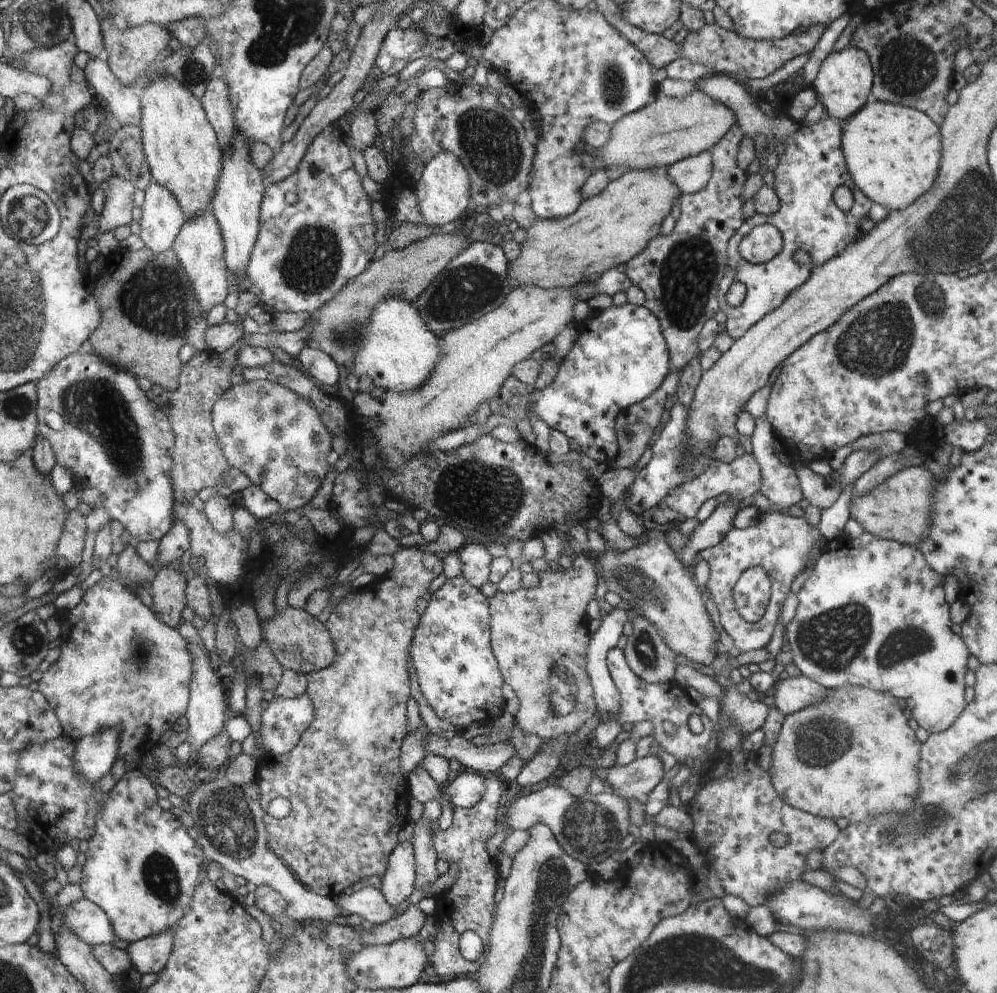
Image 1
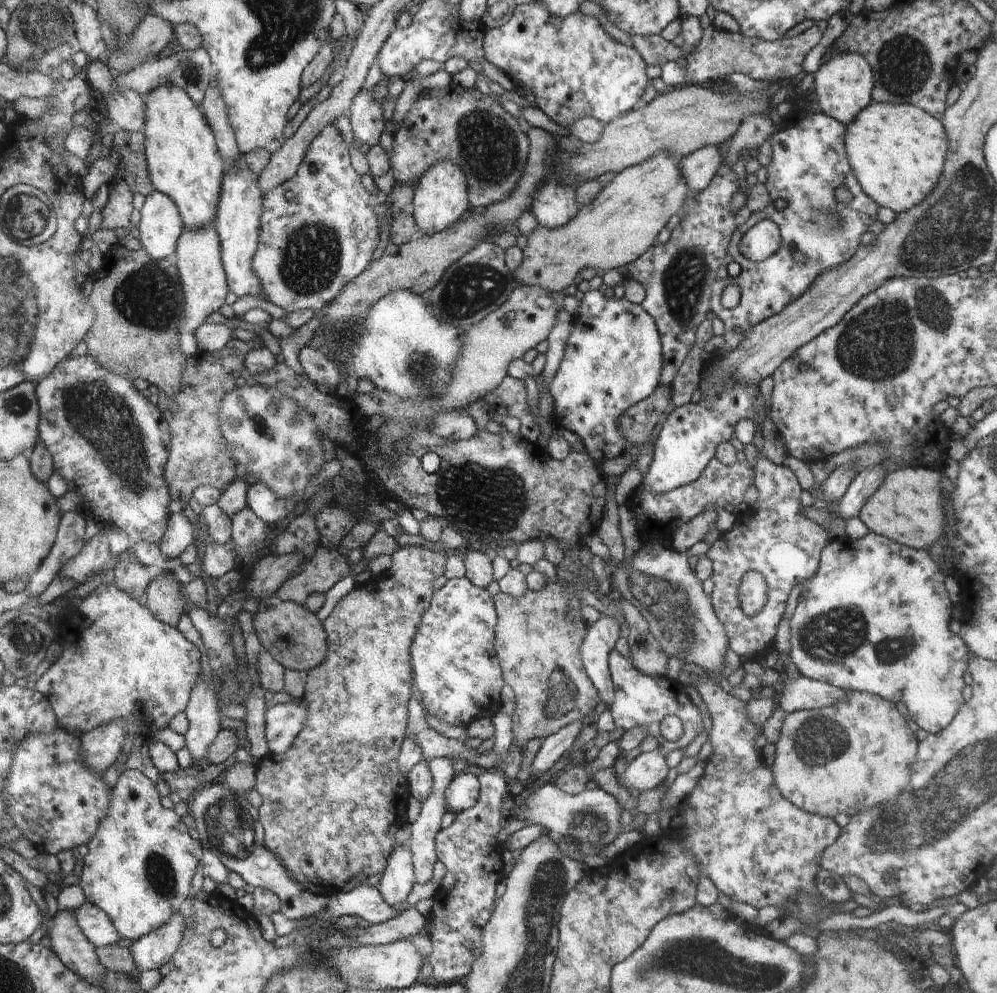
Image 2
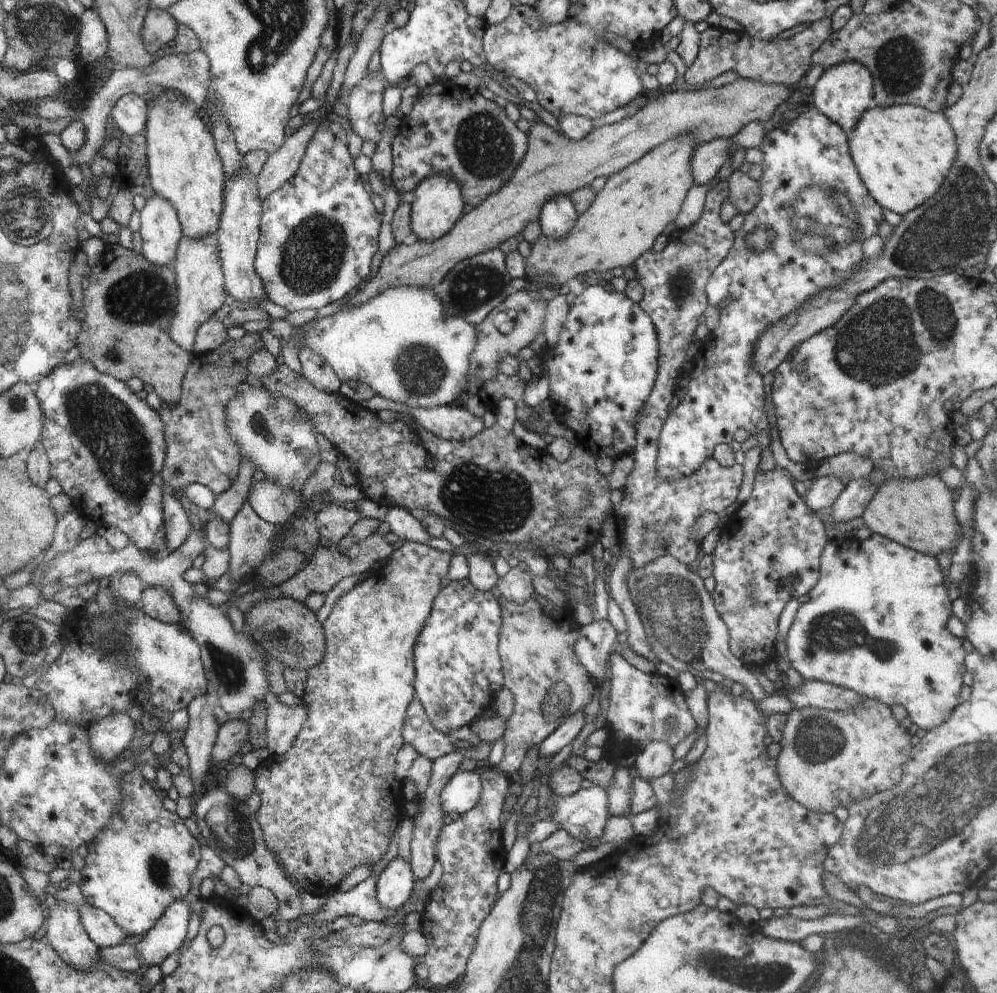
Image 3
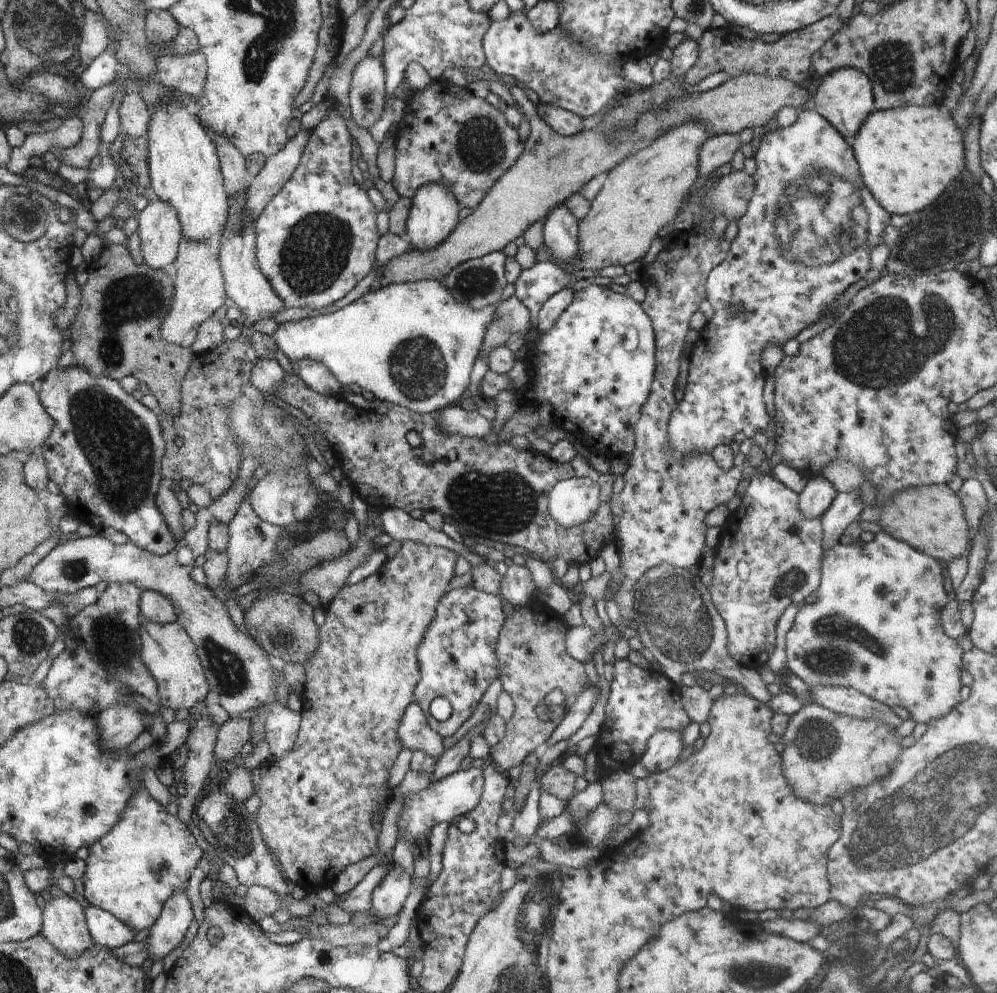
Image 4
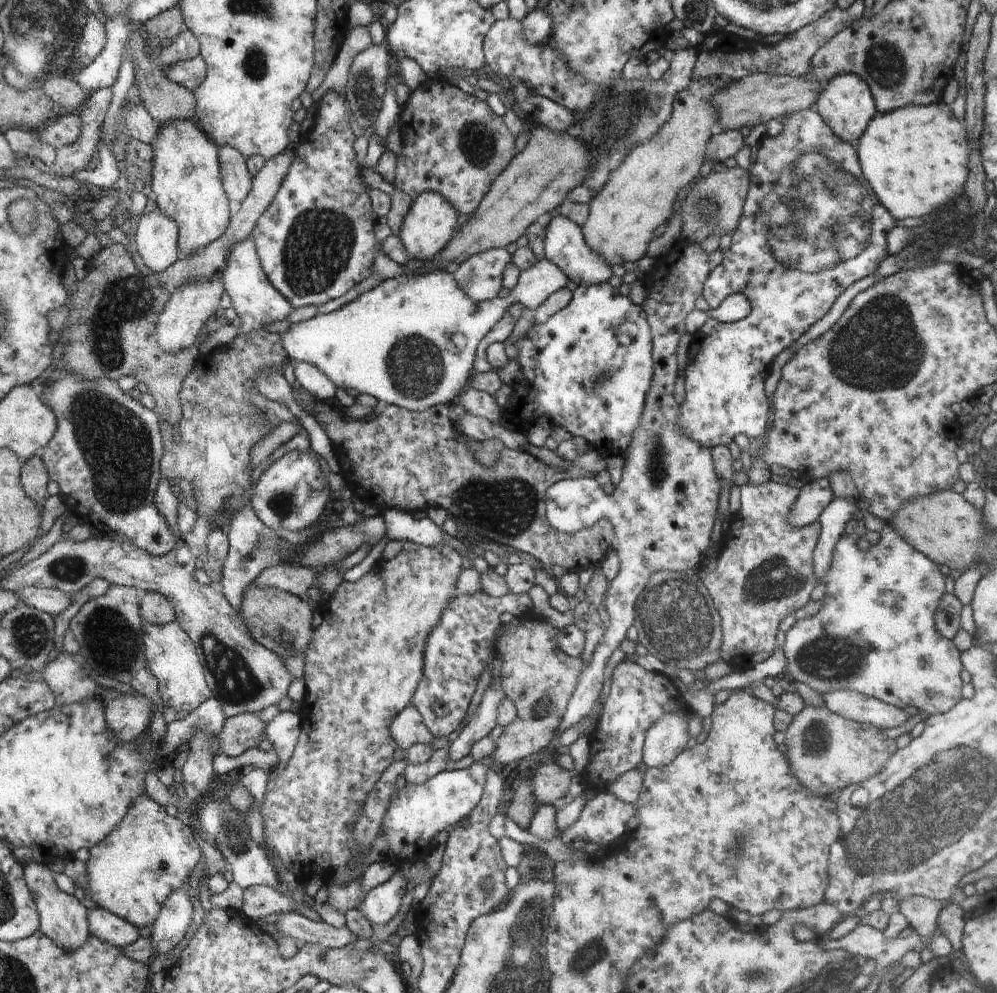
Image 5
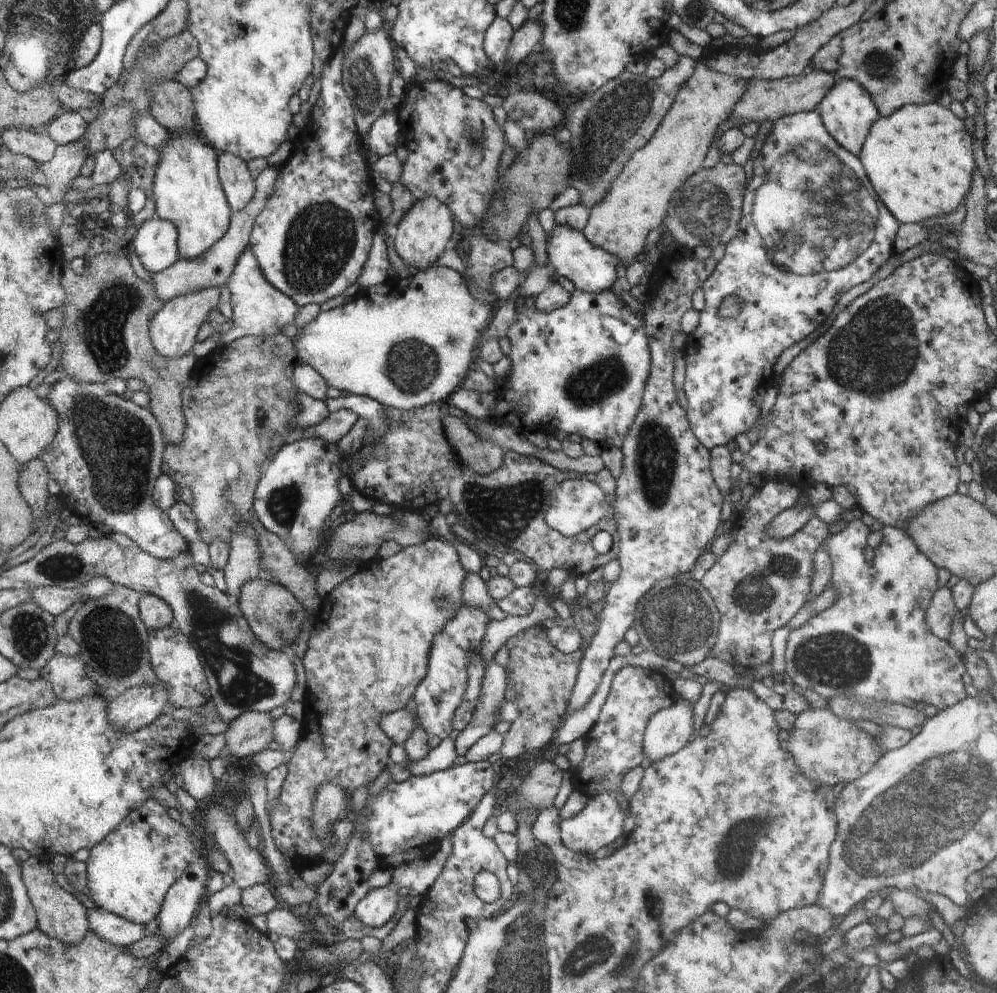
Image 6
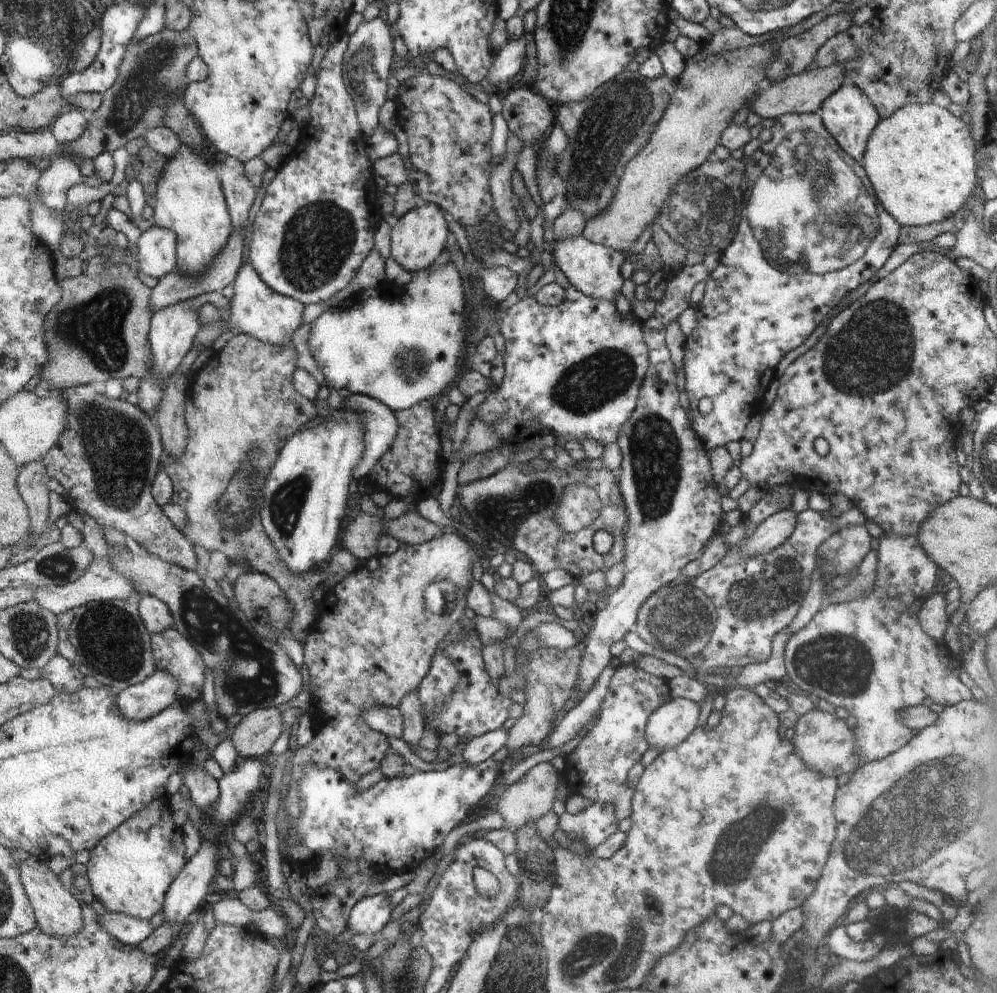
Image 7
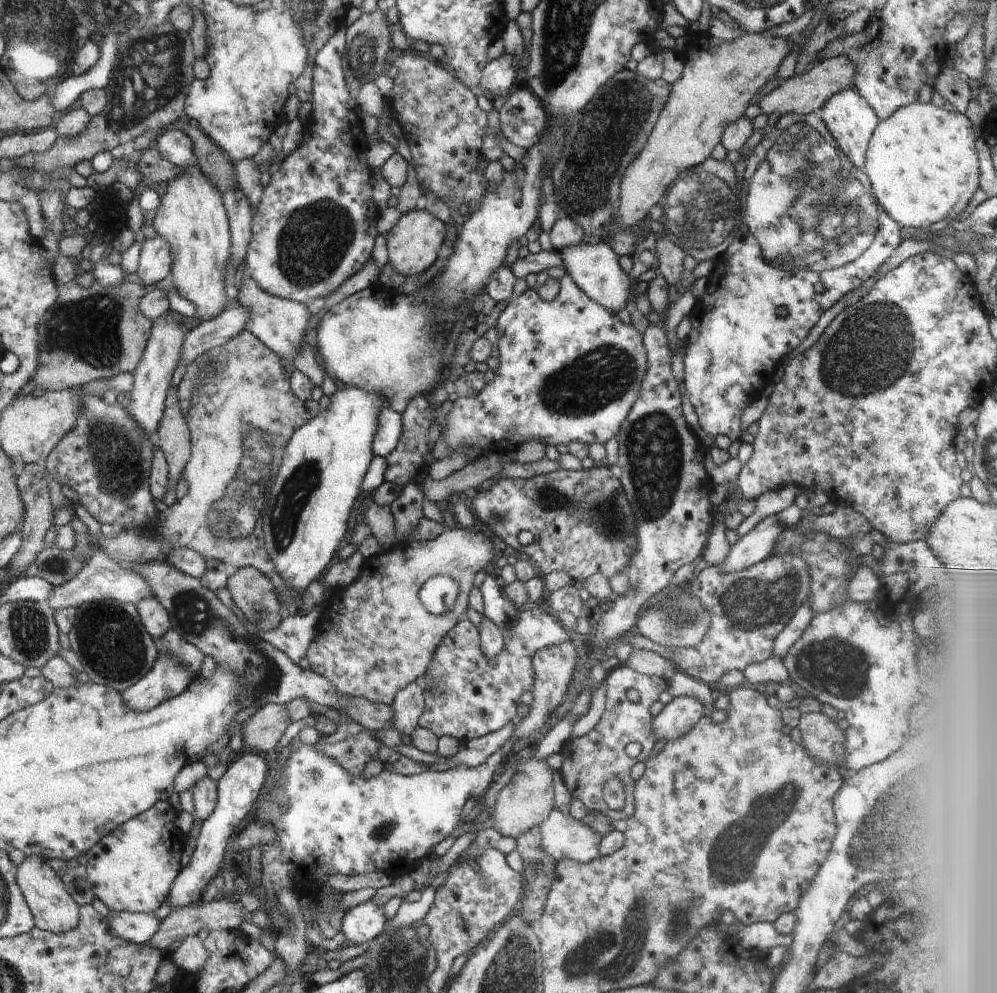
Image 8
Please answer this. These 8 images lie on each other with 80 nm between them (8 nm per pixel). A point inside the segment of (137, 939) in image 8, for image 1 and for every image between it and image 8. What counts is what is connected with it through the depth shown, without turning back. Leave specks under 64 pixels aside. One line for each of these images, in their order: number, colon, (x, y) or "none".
1: (90, 923)
2: (96, 924)
3: (101, 928)
4: (108, 931)
5: (109, 928)
6: (109, 926)
7: (130, 930)

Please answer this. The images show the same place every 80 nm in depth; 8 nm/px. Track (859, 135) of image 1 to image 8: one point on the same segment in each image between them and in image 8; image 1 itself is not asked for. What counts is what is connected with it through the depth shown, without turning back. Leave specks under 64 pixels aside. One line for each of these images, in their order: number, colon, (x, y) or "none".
2: (896, 151)
3: (902, 153)
4: (907, 156)
5: (915, 158)
6: (919, 160)
7: (921, 161)
8: (922, 161)

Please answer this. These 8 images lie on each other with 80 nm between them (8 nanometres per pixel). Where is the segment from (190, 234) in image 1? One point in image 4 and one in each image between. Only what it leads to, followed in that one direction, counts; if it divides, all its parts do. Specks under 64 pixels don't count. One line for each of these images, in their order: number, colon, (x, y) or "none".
2: (198, 254)
3: (200, 277)
4: (199, 285)

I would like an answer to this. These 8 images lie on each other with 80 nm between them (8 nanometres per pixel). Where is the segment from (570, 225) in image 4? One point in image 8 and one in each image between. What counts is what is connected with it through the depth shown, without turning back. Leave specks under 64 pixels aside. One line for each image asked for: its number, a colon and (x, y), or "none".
5: (565, 246)
6: (591, 269)
7: (594, 269)
8: (594, 267)

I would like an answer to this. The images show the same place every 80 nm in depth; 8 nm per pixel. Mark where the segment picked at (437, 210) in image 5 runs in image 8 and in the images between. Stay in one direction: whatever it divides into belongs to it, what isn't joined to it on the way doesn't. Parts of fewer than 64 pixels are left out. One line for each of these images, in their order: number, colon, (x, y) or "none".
6: (421, 236)
7: (418, 237)
8: (413, 242)

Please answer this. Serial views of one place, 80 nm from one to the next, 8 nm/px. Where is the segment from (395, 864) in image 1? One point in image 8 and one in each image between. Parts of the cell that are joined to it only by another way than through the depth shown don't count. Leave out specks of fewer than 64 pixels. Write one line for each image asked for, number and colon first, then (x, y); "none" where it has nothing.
2: (397, 880)
3: (395, 884)
4: (388, 897)
5: (381, 904)
6: (378, 906)
7: (369, 915)
8: (362, 923)

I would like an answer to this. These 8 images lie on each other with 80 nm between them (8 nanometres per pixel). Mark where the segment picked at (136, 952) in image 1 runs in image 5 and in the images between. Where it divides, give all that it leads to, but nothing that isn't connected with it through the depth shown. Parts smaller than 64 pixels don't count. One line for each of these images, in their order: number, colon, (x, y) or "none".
2: (152, 951)
3: (169, 933)
4: (164, 936)
5: (169, 929)

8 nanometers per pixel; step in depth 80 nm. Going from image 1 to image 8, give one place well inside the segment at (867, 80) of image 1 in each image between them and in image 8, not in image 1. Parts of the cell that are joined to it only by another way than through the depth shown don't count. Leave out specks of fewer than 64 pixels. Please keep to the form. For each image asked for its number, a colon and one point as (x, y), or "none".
2: (843, 86)
3: (844, 91)
4: (844, 97)
5: (846, 104)
6: (847, 111)
7: (848, 115)
8: (850, 119)

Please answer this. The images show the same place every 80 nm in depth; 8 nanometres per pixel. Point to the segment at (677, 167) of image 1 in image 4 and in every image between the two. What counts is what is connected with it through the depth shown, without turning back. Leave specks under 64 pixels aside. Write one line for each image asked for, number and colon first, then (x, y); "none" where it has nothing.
2: (699, 169)
3: (707, 159)
4: (718, 149)

